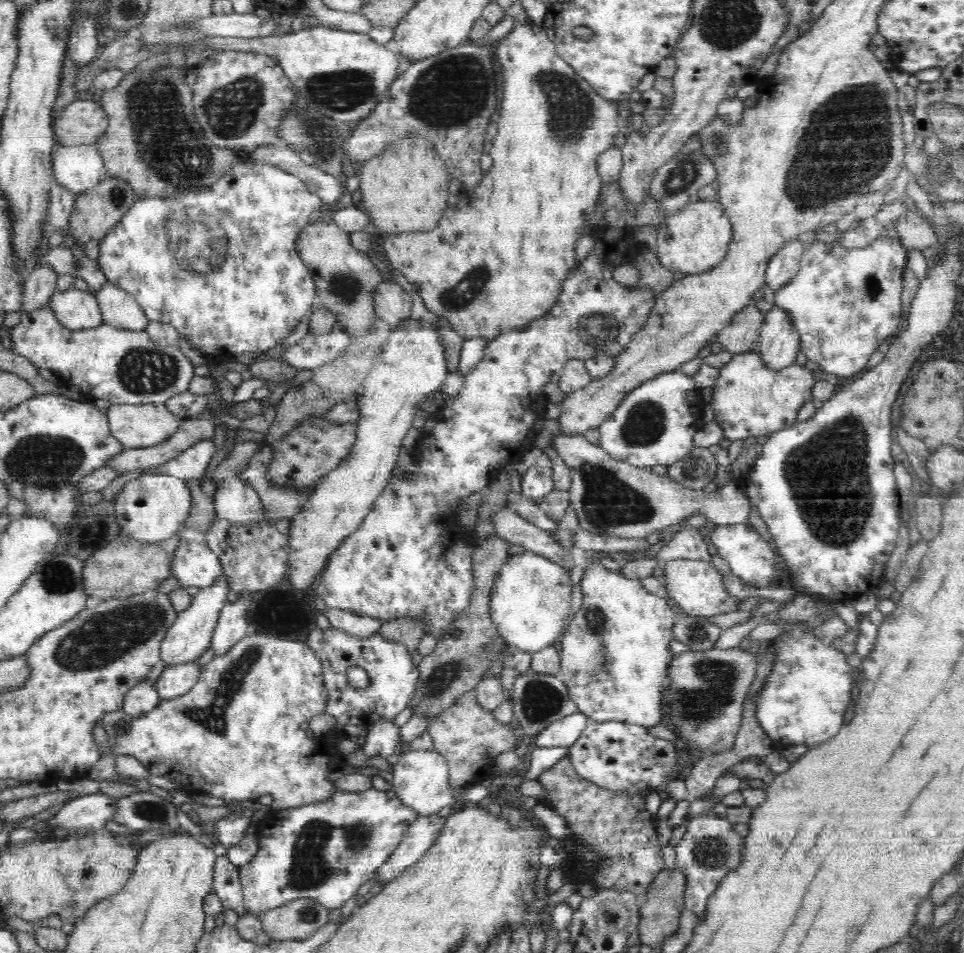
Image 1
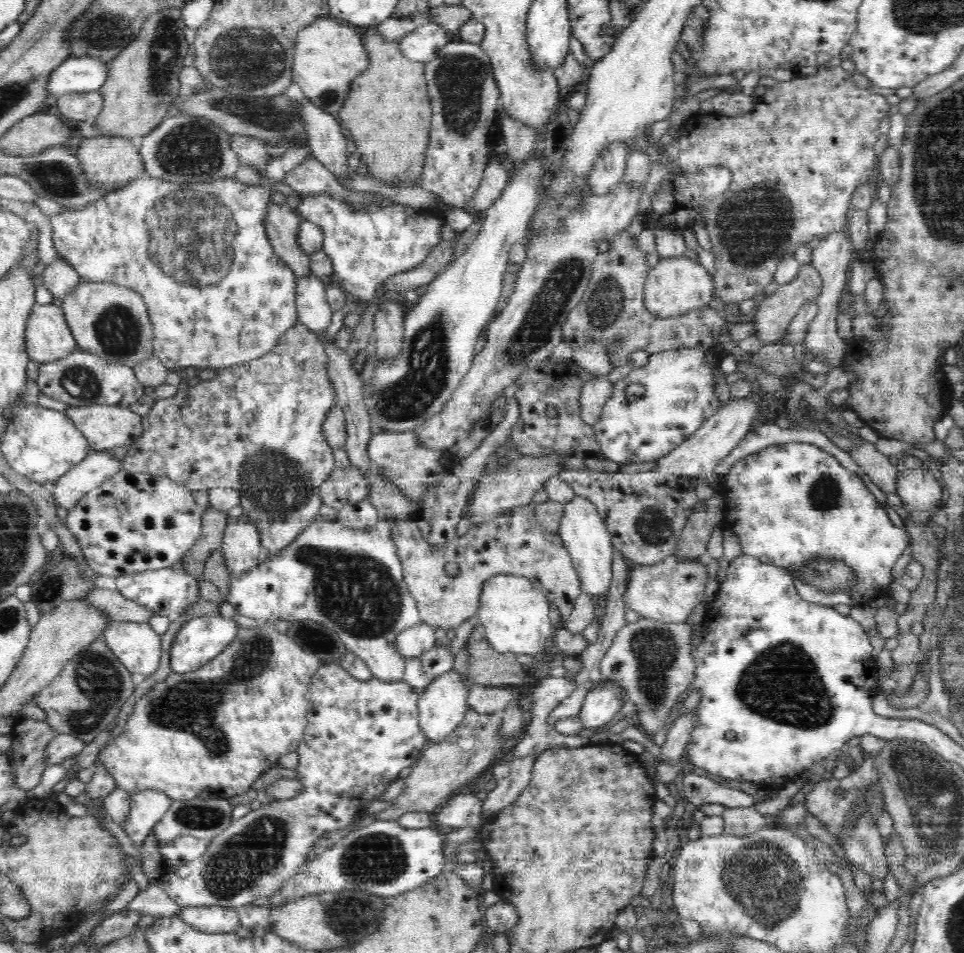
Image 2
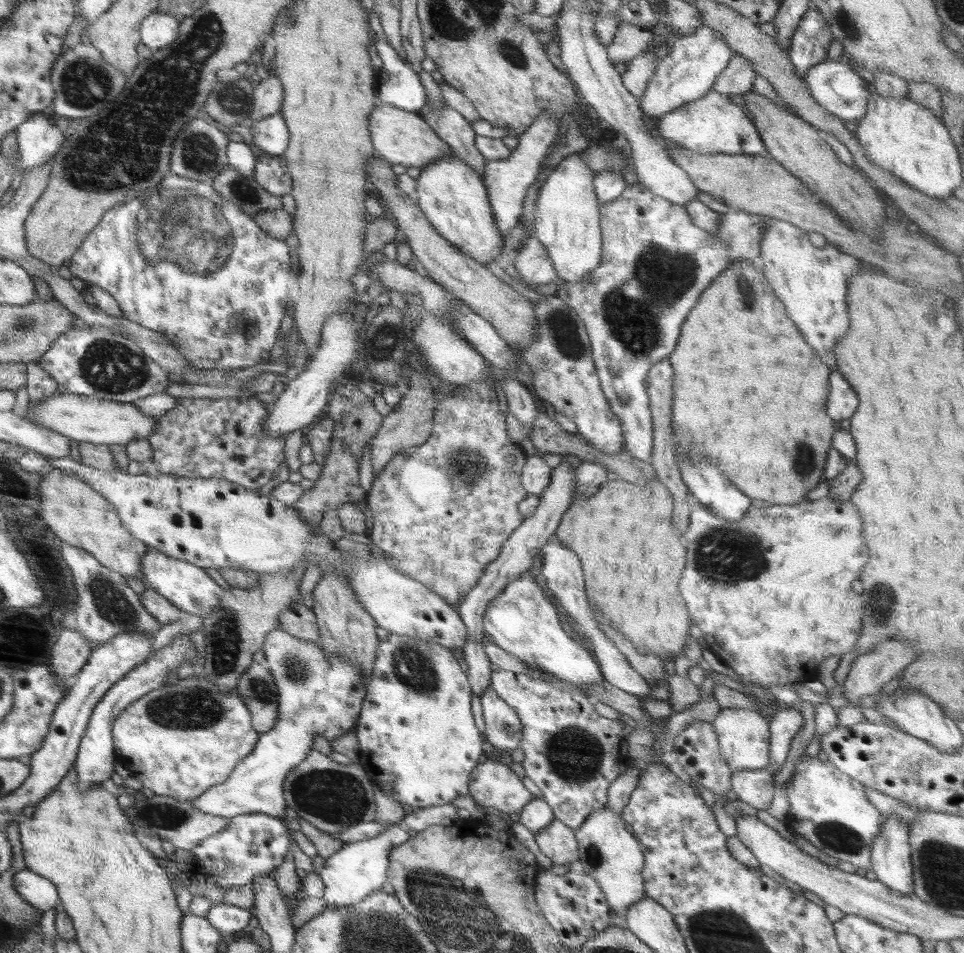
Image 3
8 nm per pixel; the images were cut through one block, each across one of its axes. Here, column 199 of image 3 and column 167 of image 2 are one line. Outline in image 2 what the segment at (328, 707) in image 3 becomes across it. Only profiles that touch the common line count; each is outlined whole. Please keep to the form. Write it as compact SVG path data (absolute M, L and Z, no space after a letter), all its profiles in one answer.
M140 790L132 794L130 810L123 829L138 850L141 850L142 842L172 803L173 801L161 791Z

